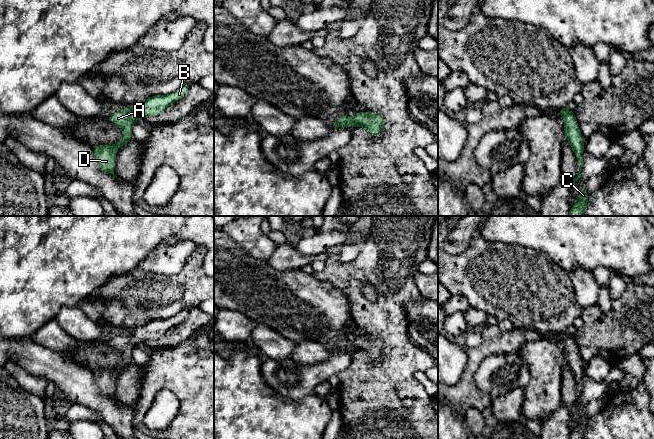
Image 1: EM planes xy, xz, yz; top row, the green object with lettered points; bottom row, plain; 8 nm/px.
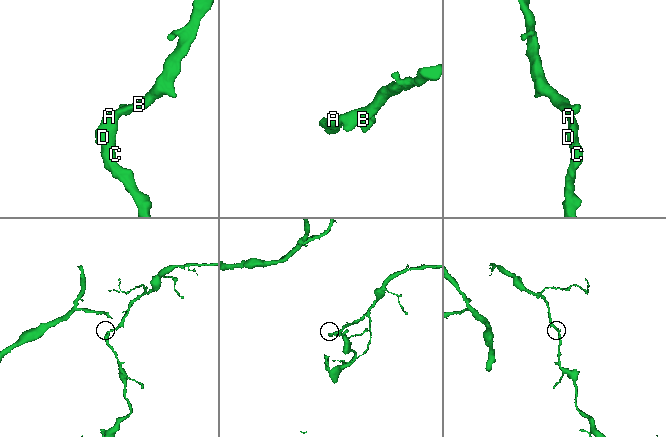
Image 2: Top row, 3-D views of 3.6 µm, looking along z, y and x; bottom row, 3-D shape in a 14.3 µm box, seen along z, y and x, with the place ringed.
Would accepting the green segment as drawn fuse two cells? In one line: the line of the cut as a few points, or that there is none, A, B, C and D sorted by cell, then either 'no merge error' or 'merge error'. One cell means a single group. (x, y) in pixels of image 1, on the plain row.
cut none; groups A B C D; no merge error

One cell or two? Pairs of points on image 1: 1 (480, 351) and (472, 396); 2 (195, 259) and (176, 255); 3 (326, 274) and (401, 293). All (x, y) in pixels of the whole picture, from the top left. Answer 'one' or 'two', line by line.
1: one
2: two
3: one

